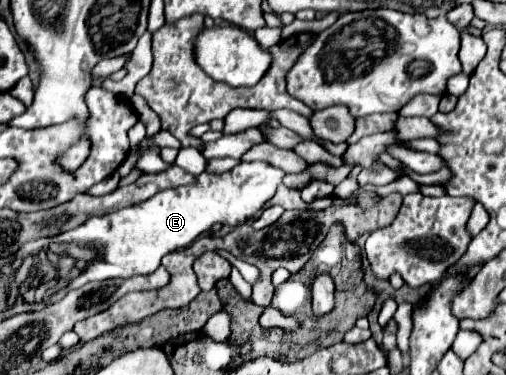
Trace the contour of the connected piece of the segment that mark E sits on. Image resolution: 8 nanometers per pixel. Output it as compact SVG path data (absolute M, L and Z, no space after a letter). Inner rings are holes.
M239 162L233 170L227 170L223 174L203 172L189 186L163 190L137 206L89 218L75 230L55 236L53 242L75 242L77 246L93 244L97 248L97 258L91 264L87 264L81 278L71 280L65 288L53 294L51 302L59 302L69 290L83 286L89 280L131 278L139 274L151 274L159 268L161 258L165 254L193 244L193 240L205 234L213 224L241 226L243 222L249 222L275 194L283 176L283 170L267 162Z

